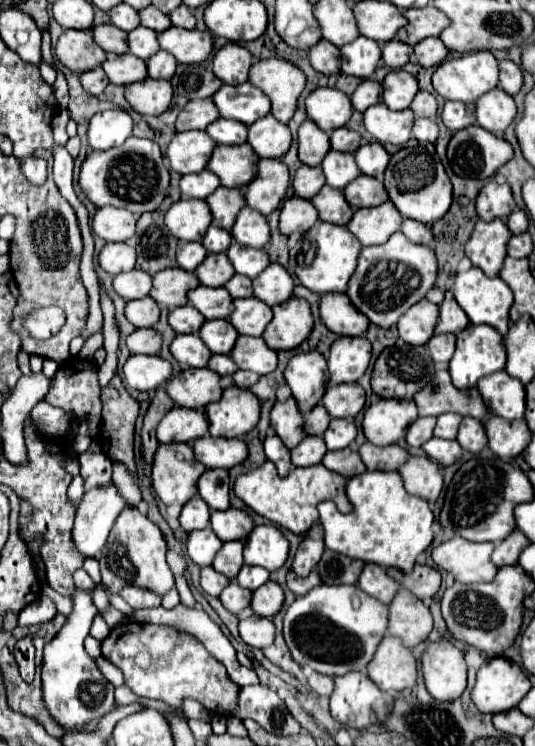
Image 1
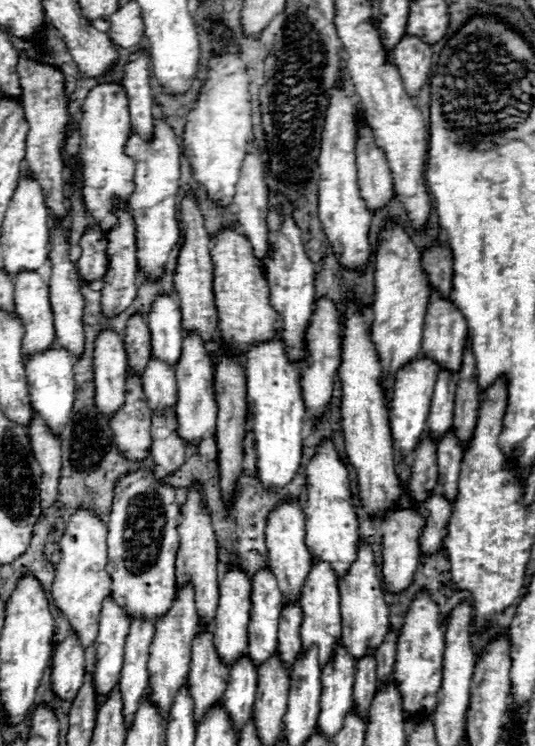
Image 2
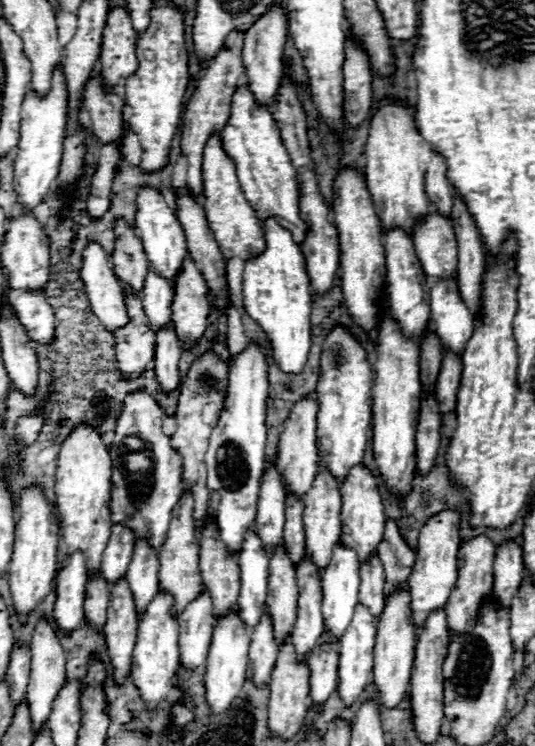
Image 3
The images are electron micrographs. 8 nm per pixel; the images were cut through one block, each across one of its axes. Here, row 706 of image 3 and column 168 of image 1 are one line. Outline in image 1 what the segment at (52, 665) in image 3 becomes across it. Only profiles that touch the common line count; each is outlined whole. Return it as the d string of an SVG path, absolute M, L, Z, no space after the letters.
M168 28L158 34L160 48L170 52L182 64L200 64L204 62L210 52L214 38L210 32L200 30L186 30L186 28Z

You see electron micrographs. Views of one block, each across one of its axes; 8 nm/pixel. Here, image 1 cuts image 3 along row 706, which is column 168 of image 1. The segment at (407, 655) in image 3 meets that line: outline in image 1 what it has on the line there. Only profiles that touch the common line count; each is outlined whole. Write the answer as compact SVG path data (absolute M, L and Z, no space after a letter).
M186 368L168 382L166 392L178 406L204 408L220 400L220 376L206 368Z

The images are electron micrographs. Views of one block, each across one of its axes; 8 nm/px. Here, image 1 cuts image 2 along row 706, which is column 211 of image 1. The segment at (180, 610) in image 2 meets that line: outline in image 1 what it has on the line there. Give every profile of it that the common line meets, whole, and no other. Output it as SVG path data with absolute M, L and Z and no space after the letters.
M218 144L206 168L214 172L224 186L244 188L256 176L258 162L260 156L256 156L252 146L248 144L240 144L240 146Z

